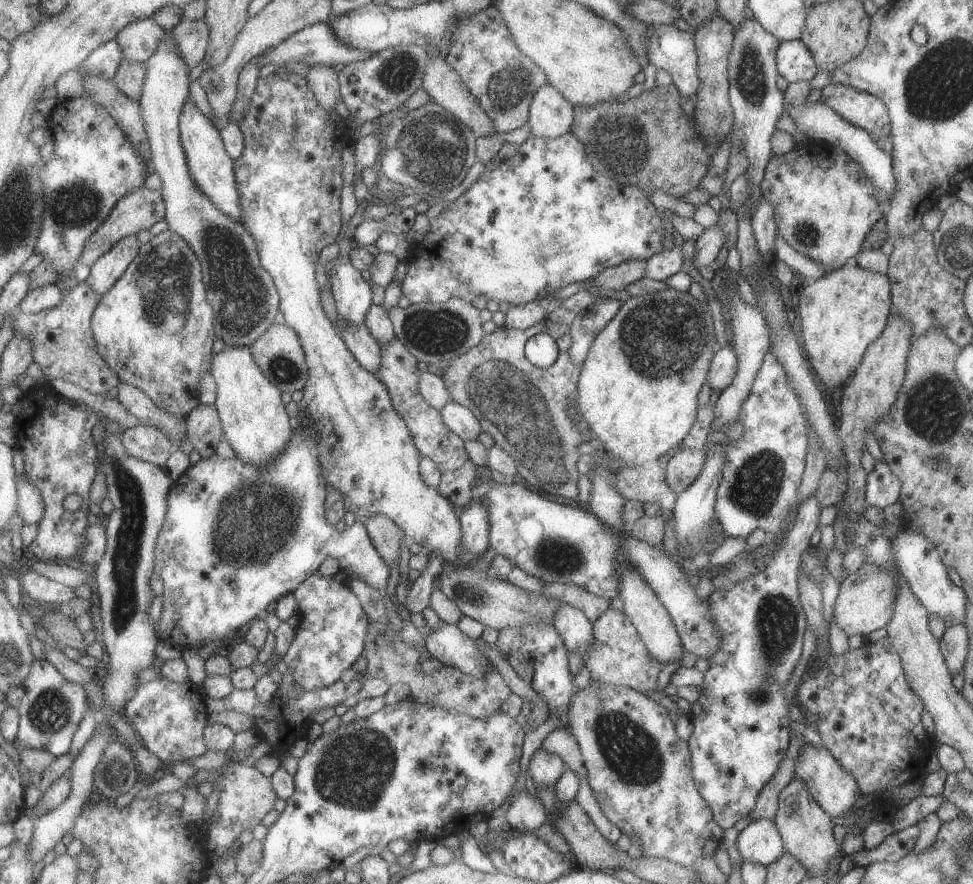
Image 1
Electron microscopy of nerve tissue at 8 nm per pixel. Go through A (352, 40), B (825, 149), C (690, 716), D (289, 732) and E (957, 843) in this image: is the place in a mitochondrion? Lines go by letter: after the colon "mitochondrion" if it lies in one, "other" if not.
A: other
B: other
C: other
D: other
E: mitochondrion

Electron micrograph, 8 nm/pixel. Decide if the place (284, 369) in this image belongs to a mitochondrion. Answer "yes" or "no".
yes

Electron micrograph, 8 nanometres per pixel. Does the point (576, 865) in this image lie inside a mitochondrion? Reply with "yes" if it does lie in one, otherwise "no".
no

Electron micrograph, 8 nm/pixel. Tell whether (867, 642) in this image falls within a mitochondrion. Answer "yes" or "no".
no

